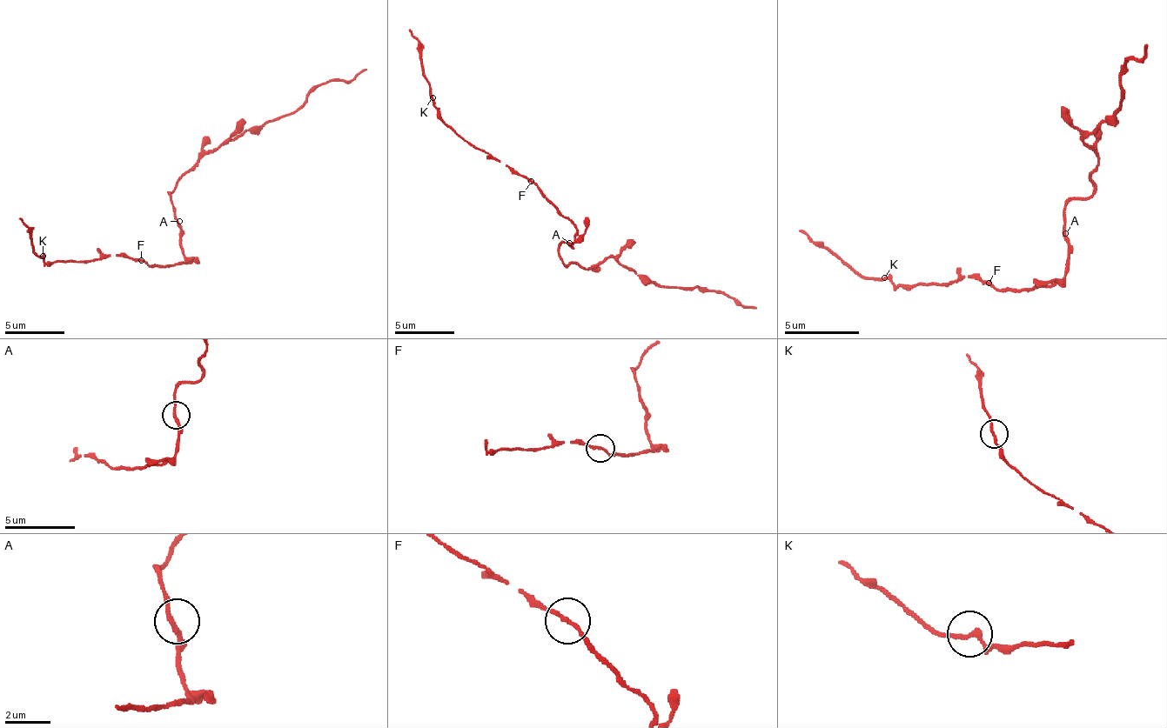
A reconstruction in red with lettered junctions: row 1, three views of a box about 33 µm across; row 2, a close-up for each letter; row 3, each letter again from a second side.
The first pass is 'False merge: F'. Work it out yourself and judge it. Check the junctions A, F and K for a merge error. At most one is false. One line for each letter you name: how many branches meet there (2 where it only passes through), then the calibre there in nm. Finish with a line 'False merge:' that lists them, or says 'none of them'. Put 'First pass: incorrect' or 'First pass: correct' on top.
First pass: incorrect
False merge: none of them

